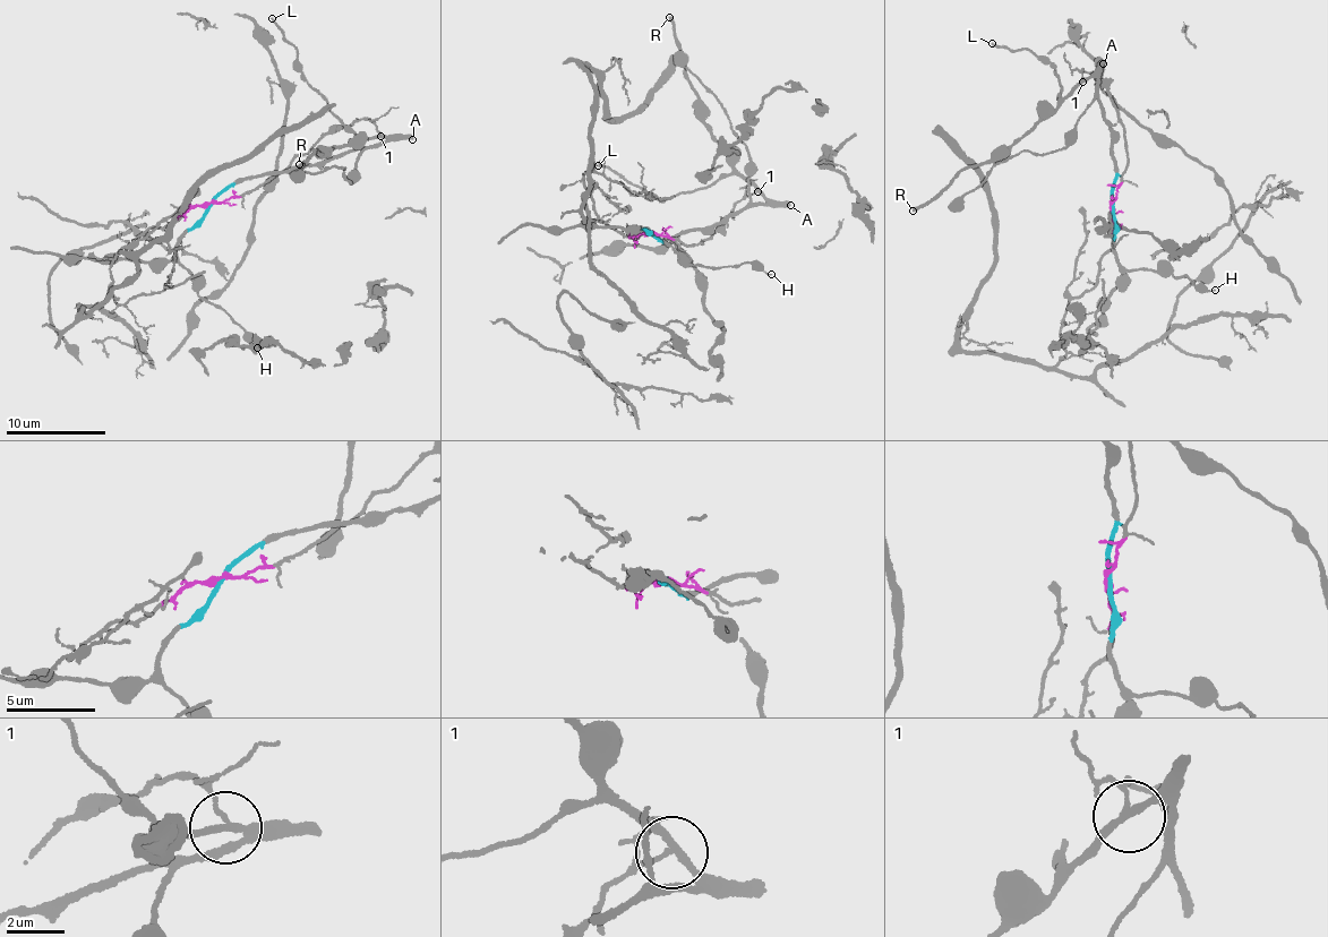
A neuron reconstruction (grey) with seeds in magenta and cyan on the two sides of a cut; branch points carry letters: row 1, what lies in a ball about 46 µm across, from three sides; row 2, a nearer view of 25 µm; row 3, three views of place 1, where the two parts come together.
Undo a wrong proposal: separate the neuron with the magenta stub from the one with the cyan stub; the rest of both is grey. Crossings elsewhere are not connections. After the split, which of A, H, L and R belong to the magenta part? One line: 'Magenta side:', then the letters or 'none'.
Magenta side: none

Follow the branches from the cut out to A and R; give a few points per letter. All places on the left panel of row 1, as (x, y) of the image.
A: (208, 205), (231, 186), (254, 177), (276, 172), (296, 174), (306, 166), (324, 164), (396, 138), (413, 139)
R: (208, 205), (254, 177), (296, 174), (387, 138), (358, 137), (322, 154), (317, 149), (298, 164)

